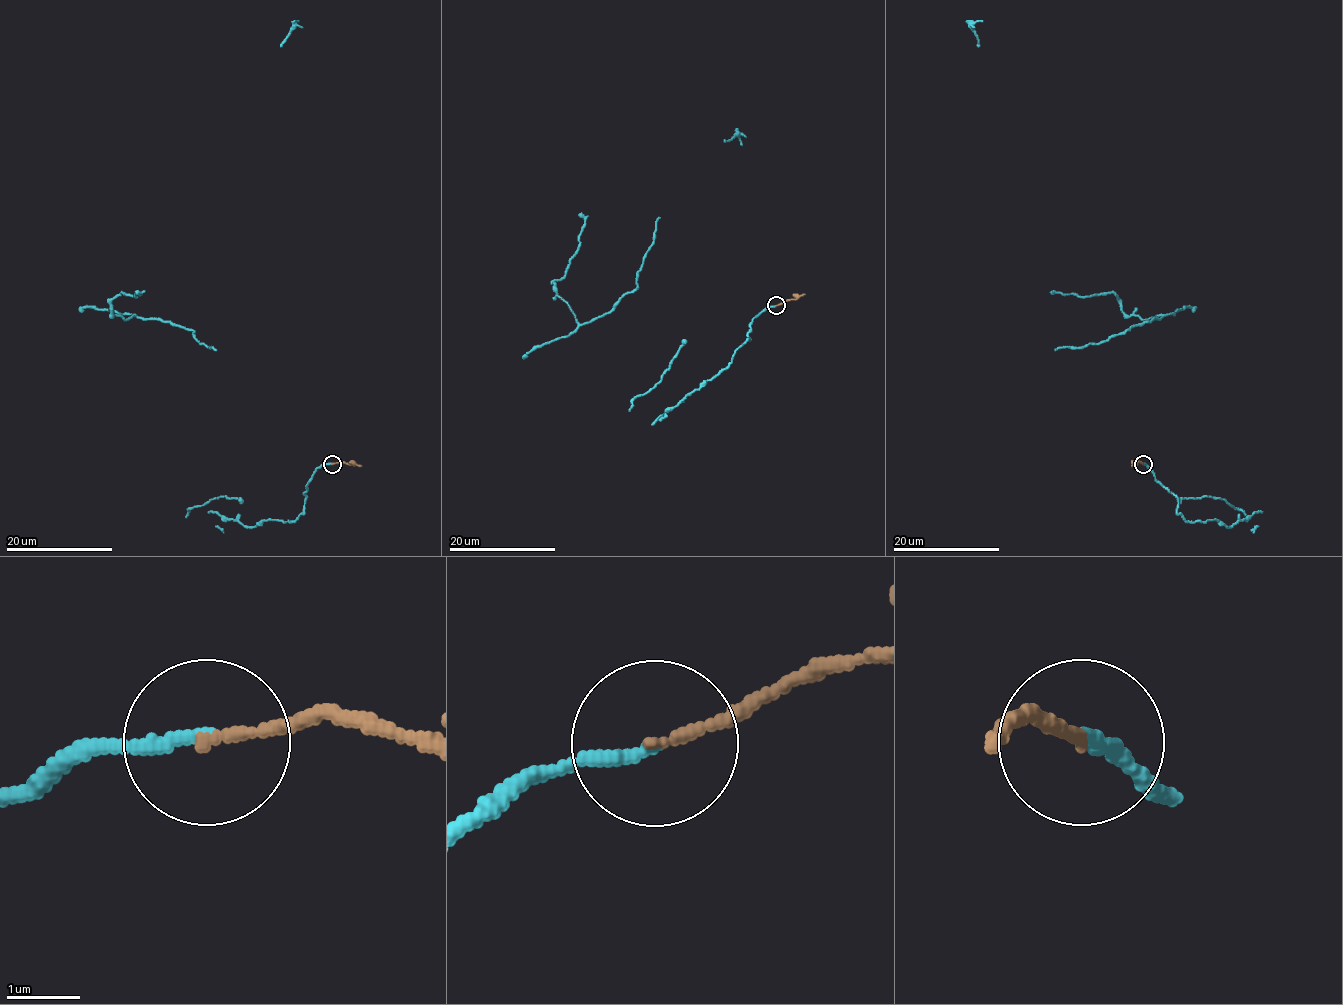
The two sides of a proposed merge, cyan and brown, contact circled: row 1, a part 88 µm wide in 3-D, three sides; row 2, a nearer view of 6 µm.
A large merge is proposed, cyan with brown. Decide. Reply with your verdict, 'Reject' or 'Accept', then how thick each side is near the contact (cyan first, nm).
Accept. Thickness 180 nm (cyan) against 140 nm

